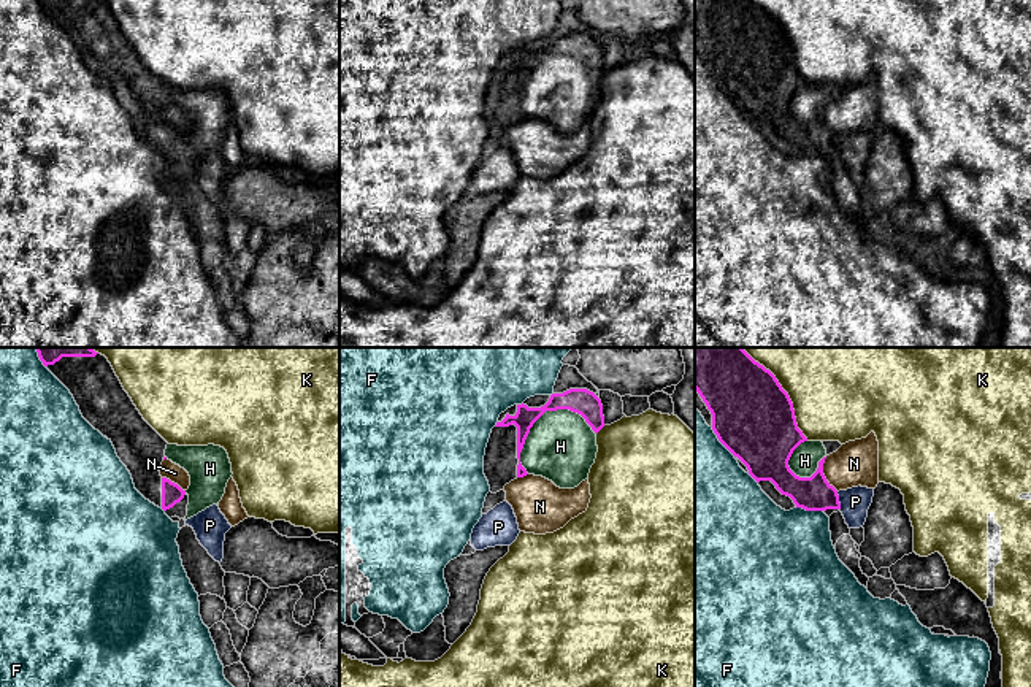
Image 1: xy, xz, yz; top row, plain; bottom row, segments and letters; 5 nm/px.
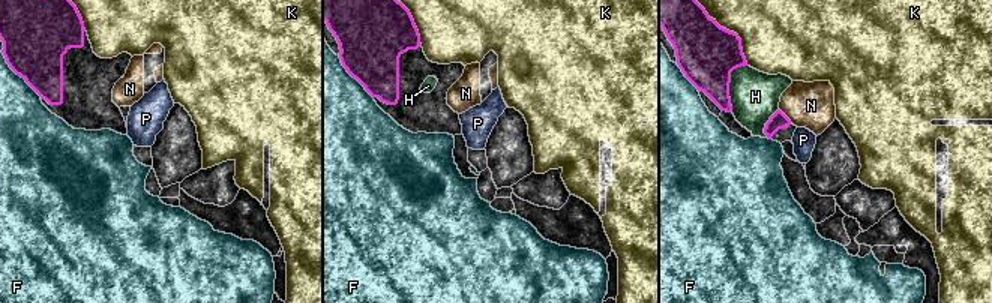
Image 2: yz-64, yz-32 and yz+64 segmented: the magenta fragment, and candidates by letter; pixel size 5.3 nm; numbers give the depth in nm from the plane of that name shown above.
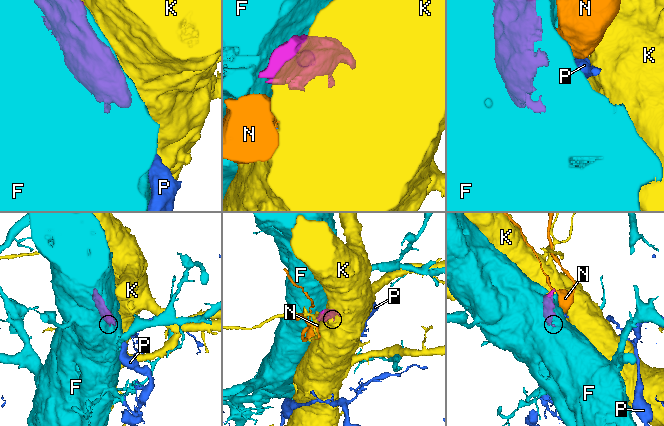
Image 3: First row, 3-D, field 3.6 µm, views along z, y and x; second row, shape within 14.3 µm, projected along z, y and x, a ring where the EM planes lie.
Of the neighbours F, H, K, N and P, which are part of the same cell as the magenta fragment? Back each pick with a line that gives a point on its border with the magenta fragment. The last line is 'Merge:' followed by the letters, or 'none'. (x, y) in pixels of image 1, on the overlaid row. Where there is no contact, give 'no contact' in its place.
H: meets magenta in xz at (532, 426)
Merge: H

